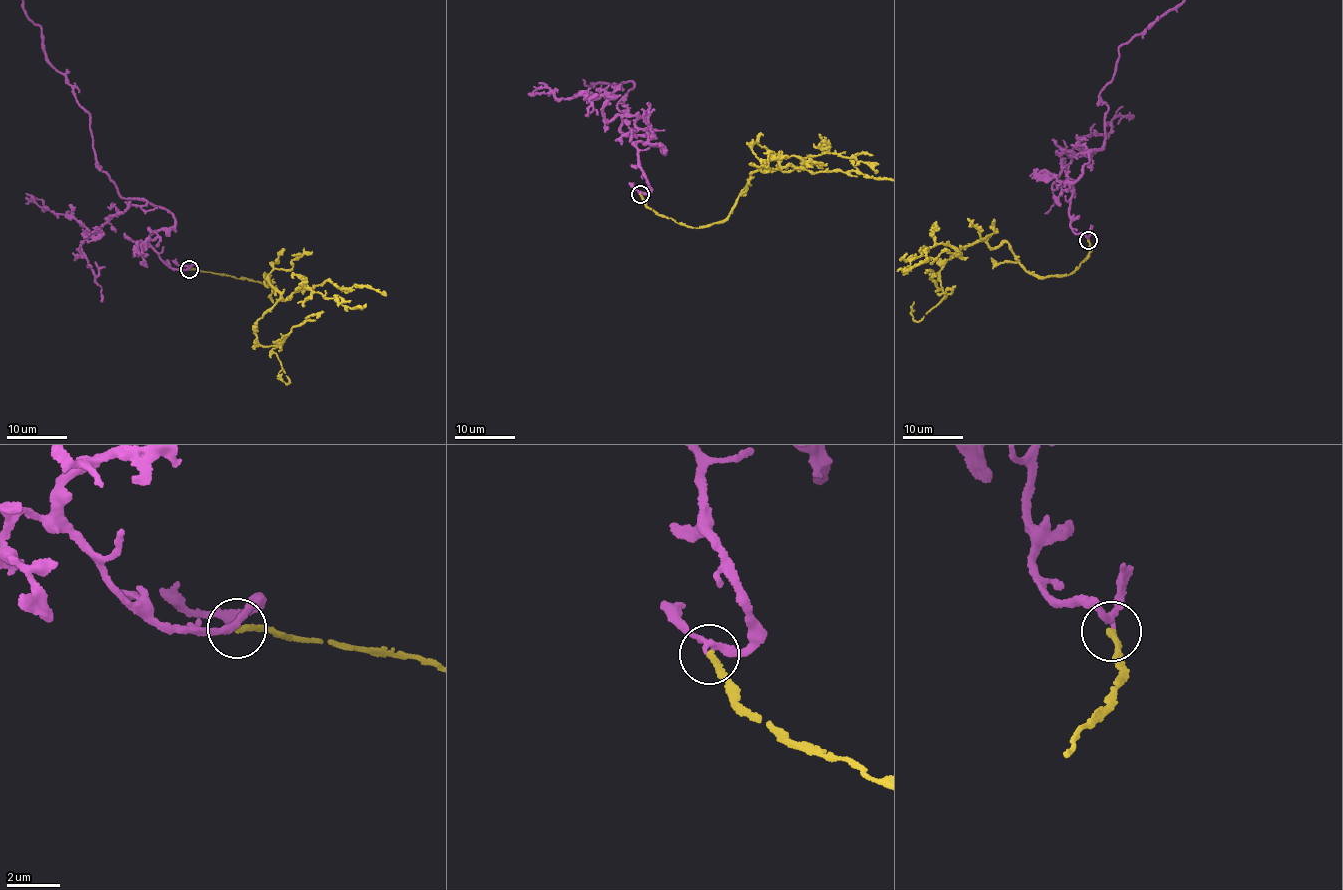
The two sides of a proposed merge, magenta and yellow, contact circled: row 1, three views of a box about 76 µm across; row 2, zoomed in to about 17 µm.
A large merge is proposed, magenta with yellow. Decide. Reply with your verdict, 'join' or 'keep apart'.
join

